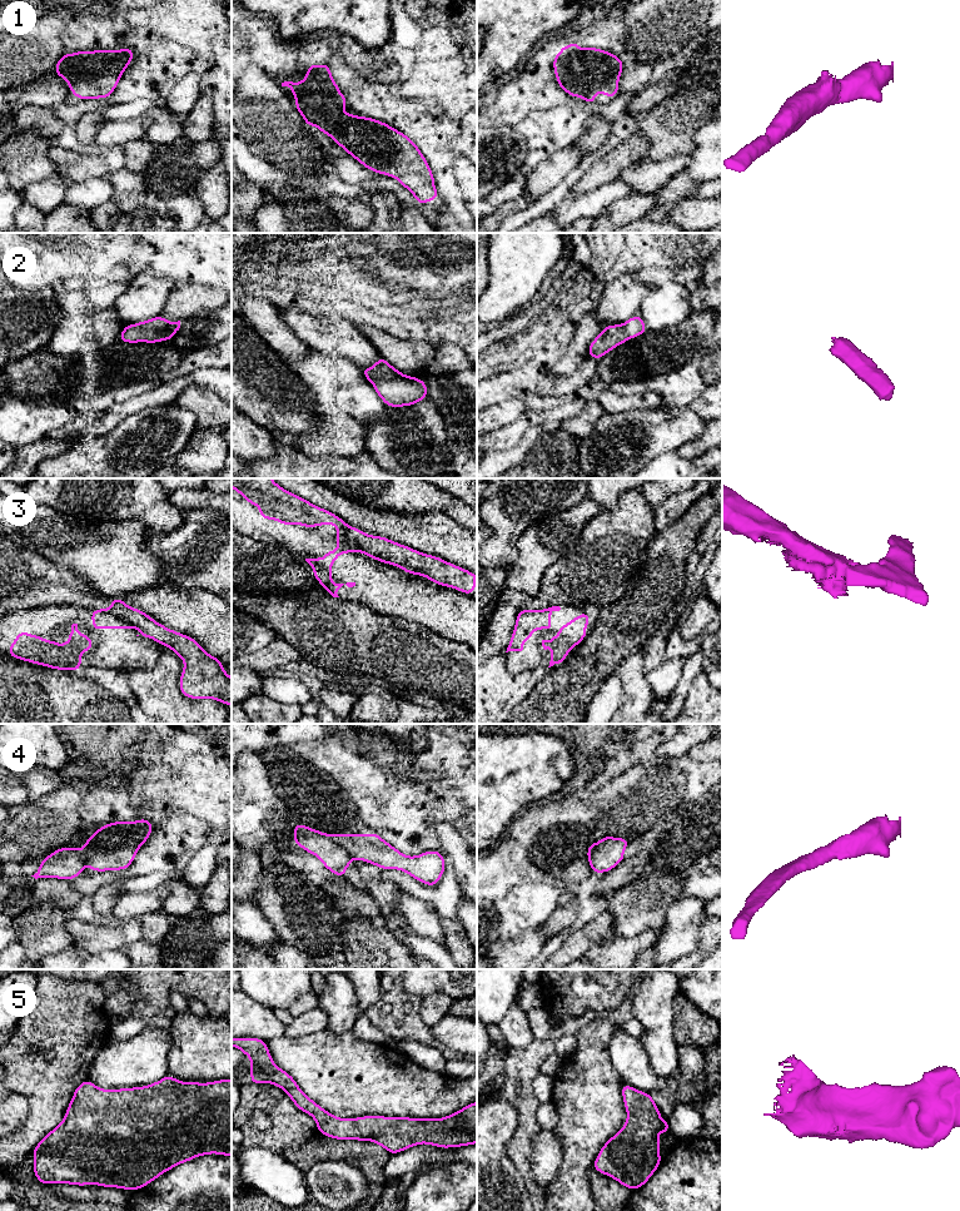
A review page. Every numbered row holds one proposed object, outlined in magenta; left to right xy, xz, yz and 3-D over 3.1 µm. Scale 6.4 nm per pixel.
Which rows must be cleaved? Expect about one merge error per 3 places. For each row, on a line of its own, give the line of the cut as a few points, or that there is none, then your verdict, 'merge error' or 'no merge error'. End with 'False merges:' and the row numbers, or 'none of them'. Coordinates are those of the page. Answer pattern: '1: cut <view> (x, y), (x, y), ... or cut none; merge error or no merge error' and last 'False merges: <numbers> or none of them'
1: cut none; no merge error
2: cut none; no merge error
3: cut xy (97, 610), (112, 613), (125, 619), (134, 628); merge error
4: cut xz (328, 834), (352, 858); merge error
5: cut none; no merge error
False merges: 3, 4

